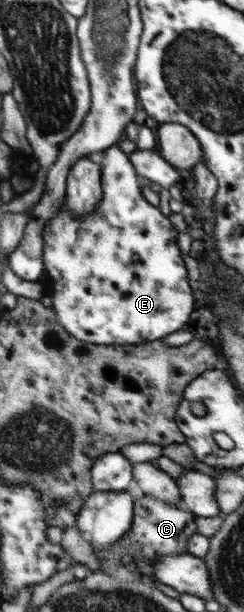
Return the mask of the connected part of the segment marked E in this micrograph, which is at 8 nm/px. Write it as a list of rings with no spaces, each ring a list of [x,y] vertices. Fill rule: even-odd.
[[[119,144],[109,146],[99,158],[103,192],[99,205],[85,216],[75,216],[63,198],[57,215],[42,231],[45,272],[53,285],[52,309],[58,324],[82,342],[118,346],[163,339],[183,329],[196,306],[187,268],[176,243],[179,232],[159,207],[145,199],[134,165]]]

